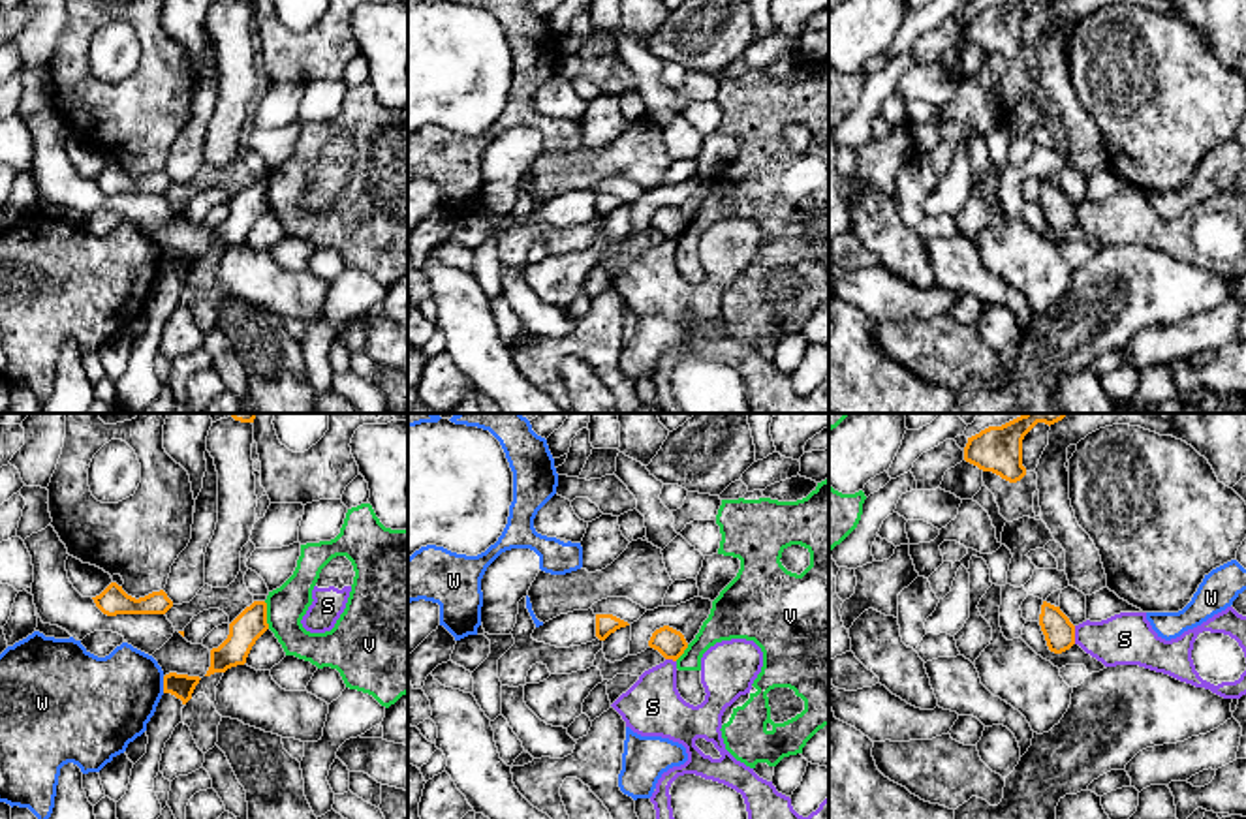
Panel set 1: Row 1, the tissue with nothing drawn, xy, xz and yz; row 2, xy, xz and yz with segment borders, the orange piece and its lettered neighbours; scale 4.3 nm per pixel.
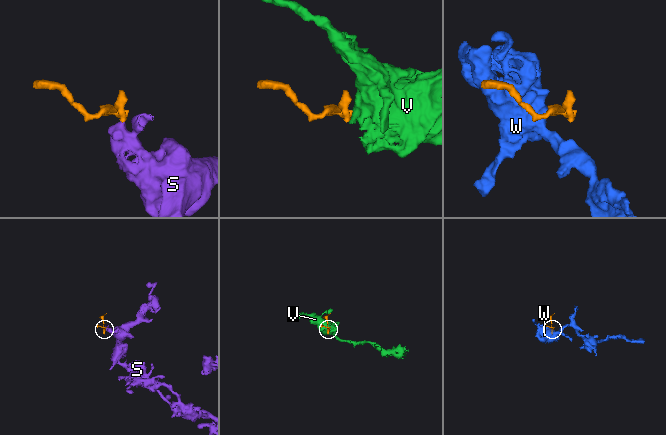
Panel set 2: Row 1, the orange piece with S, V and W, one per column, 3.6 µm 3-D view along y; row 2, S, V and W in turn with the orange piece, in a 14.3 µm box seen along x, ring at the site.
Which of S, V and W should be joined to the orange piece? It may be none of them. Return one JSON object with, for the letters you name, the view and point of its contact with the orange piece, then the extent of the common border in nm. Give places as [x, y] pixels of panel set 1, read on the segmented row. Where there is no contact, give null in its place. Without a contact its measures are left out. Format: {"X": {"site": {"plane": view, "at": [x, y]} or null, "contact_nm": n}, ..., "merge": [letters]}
{"merge": []}

